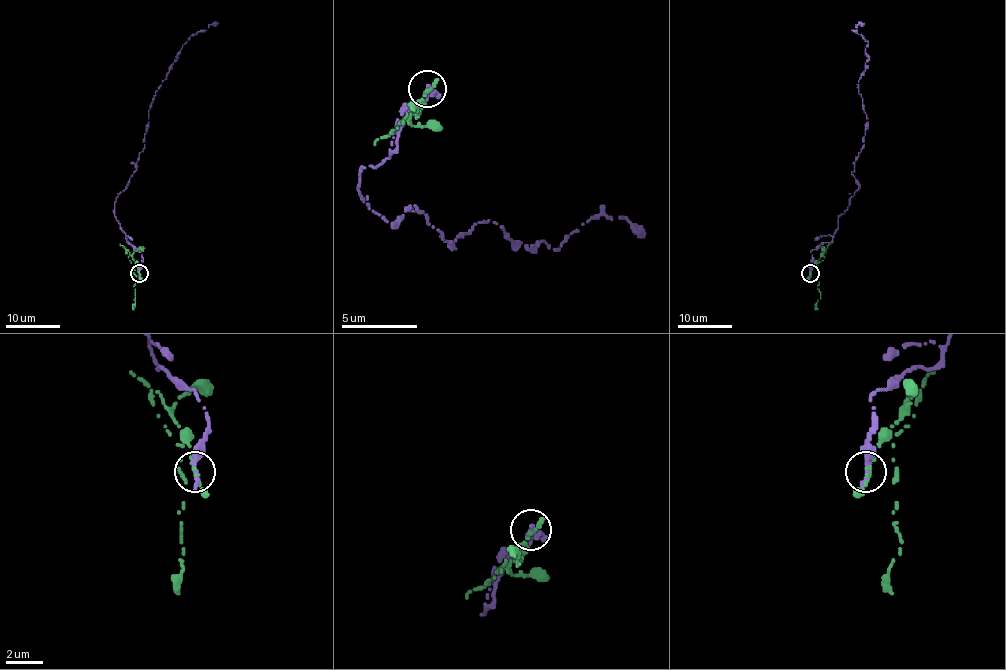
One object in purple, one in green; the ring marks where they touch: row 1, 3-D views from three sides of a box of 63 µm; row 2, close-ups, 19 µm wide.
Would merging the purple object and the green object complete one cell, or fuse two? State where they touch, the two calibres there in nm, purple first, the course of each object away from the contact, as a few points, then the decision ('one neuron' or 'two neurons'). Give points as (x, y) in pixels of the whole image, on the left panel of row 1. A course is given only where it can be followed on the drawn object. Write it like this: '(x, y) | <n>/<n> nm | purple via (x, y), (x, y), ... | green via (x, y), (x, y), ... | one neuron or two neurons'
(139, 273) | 220/240 nm | purple via (139, 274), (140, 252), (114, 217), (117, 196), (136, 170), (153, 98), (176, 56), (192, 34), (218, 23) | green via (139, 274), (138, 266), (134, 266), (136, 276), (132, 309) | two neurons

